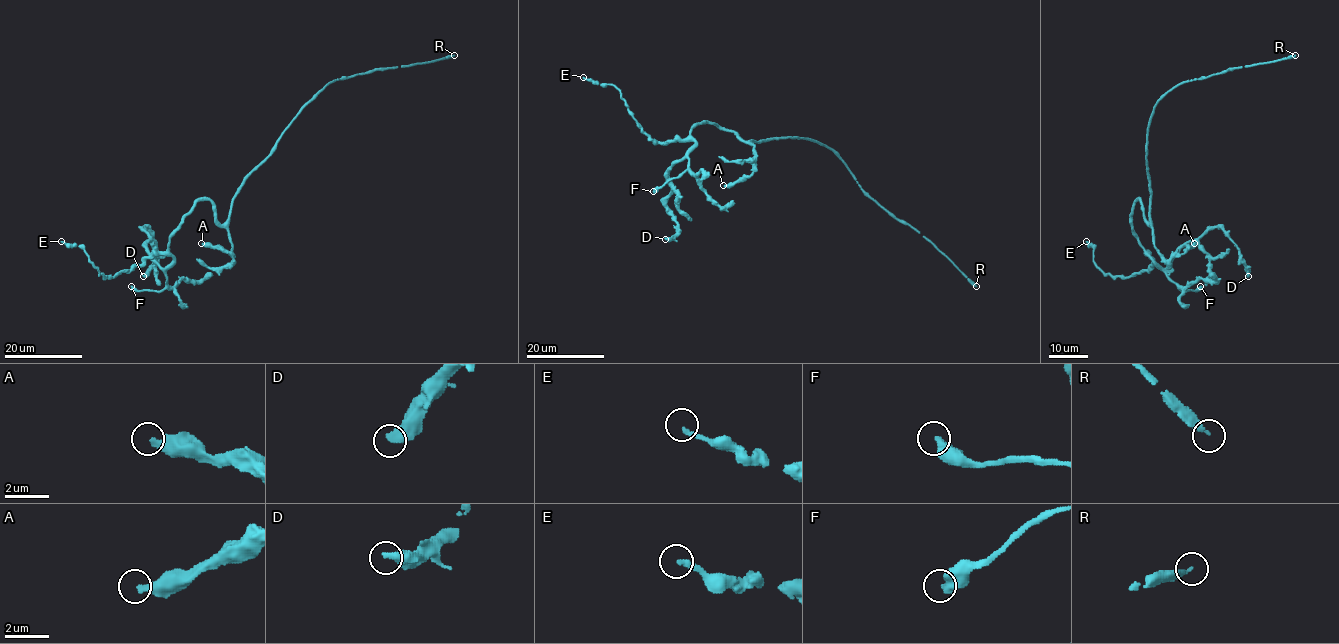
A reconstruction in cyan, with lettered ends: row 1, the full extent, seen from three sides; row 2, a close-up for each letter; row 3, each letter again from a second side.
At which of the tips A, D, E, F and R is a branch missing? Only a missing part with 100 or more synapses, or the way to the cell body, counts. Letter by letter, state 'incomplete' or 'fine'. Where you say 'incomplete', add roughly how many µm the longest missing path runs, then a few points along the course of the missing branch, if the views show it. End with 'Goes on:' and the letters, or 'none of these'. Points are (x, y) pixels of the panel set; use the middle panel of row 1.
A: fine
D: fine
E: fine
F: fine
R: incomplete; missing 190 µm
Goes on: R

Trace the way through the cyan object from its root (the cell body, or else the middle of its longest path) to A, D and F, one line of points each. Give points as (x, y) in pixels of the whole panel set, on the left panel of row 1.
A: (239, 190), (233, 201), (228, 225), (233, 260), (228, 251), (201, 243)
D: (239, 190), (224, 224), (209, 200), (196, 203), (164, 269), (145, 227), (155, 262), (143, 276)
F: (239, 190), (224, 224), (209, 200), (199, 200), (184, 217), (169, 239), (173, 263), (162, 290), (131, 286)

